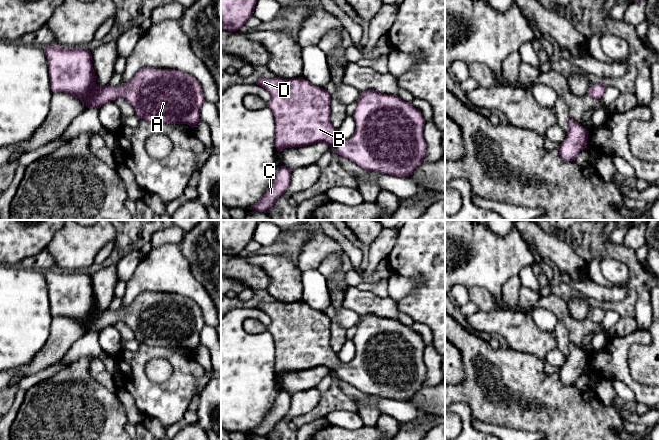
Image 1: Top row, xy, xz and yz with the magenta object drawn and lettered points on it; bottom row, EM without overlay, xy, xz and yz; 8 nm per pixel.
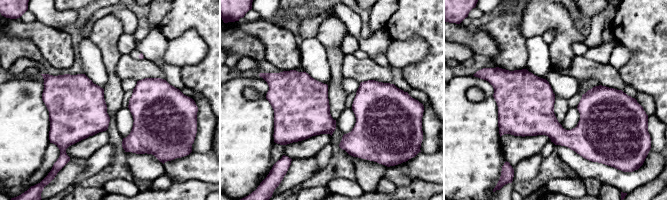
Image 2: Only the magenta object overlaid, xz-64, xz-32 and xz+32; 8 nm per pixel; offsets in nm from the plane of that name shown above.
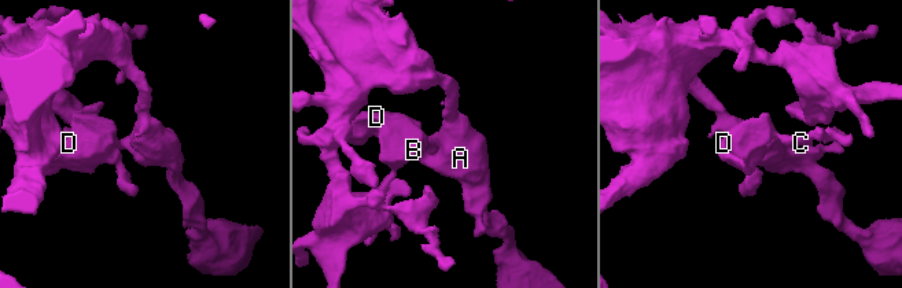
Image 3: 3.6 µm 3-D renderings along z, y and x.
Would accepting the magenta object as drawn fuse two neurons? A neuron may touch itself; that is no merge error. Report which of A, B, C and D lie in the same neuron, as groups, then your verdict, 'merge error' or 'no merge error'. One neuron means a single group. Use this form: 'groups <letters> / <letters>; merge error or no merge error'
groups A B C D; no merge error

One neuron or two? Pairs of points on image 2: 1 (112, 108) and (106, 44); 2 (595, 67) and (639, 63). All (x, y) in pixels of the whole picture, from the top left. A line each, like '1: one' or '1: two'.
1: one
2: two

